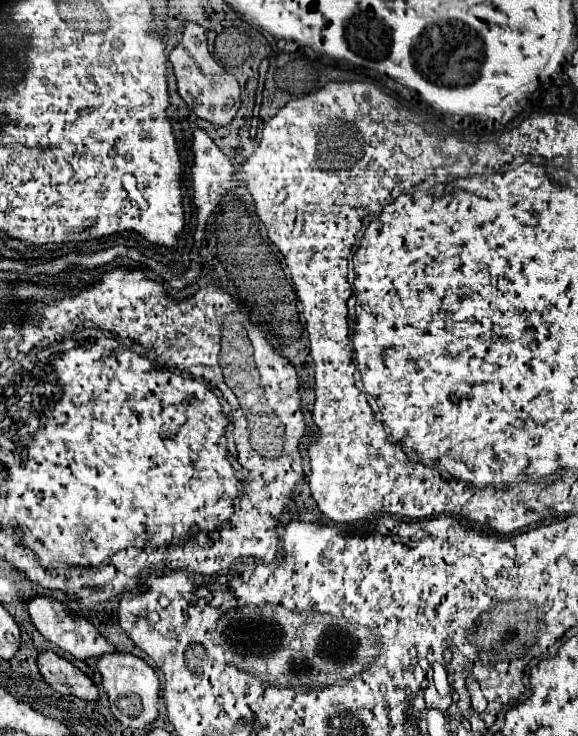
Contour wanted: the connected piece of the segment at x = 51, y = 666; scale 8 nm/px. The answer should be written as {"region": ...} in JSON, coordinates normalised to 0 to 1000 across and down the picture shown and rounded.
{"region":[[[93,885],[66,887],[66,912],[76,925],[107,944],[138,947],[149,952],[170,950],[170,936],[152,917],[131,909],[121,898],[100,893]]]}

